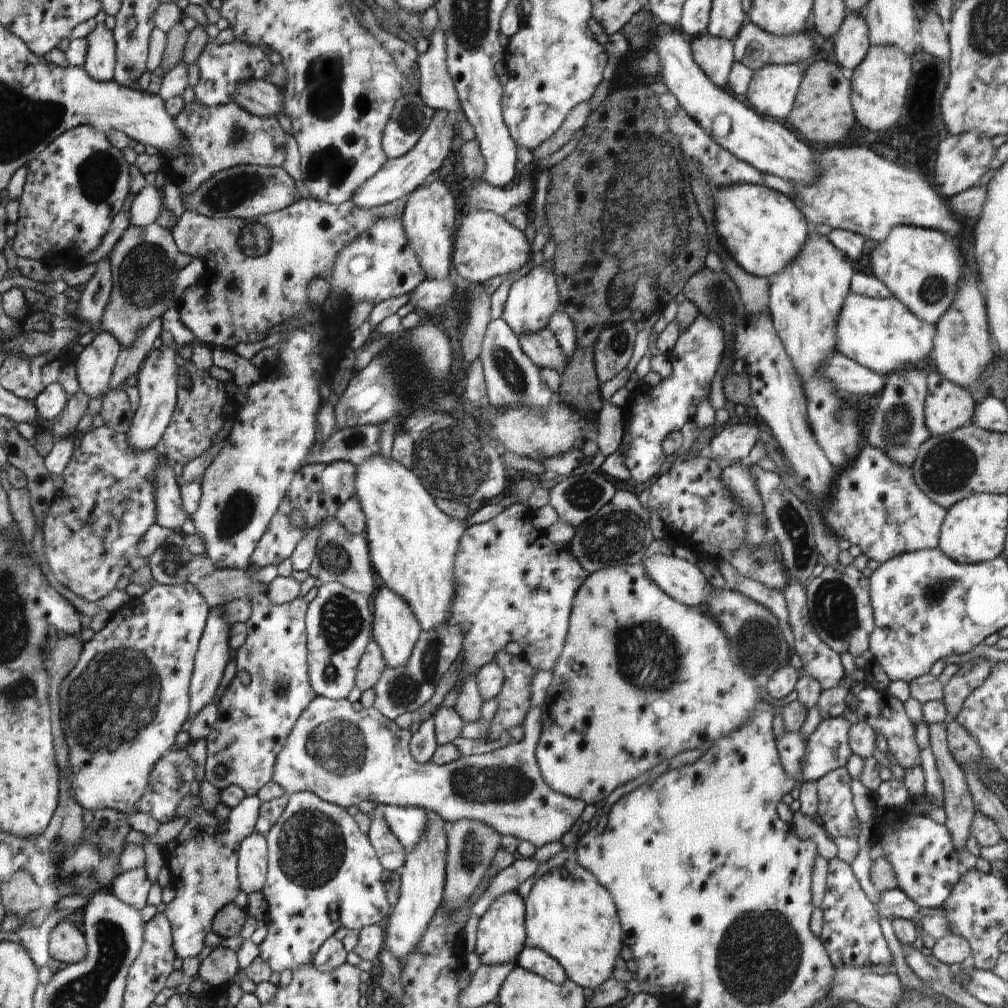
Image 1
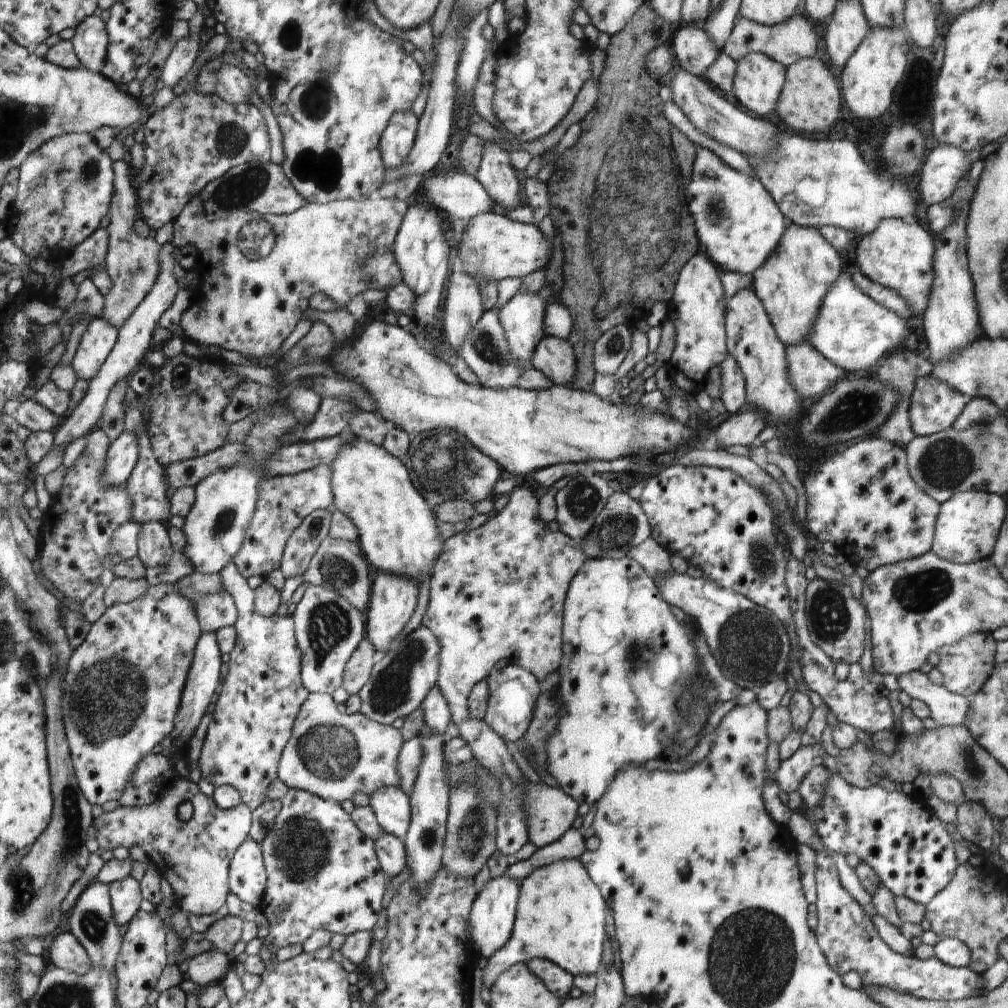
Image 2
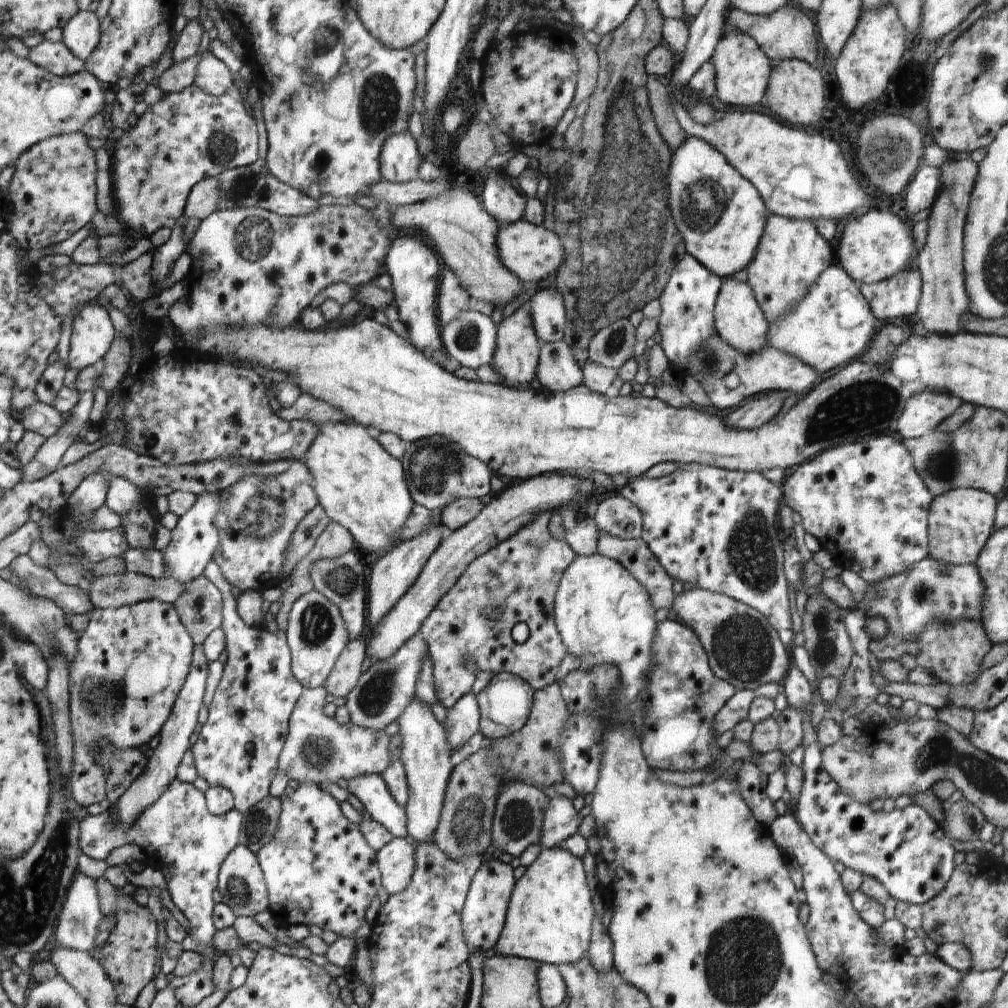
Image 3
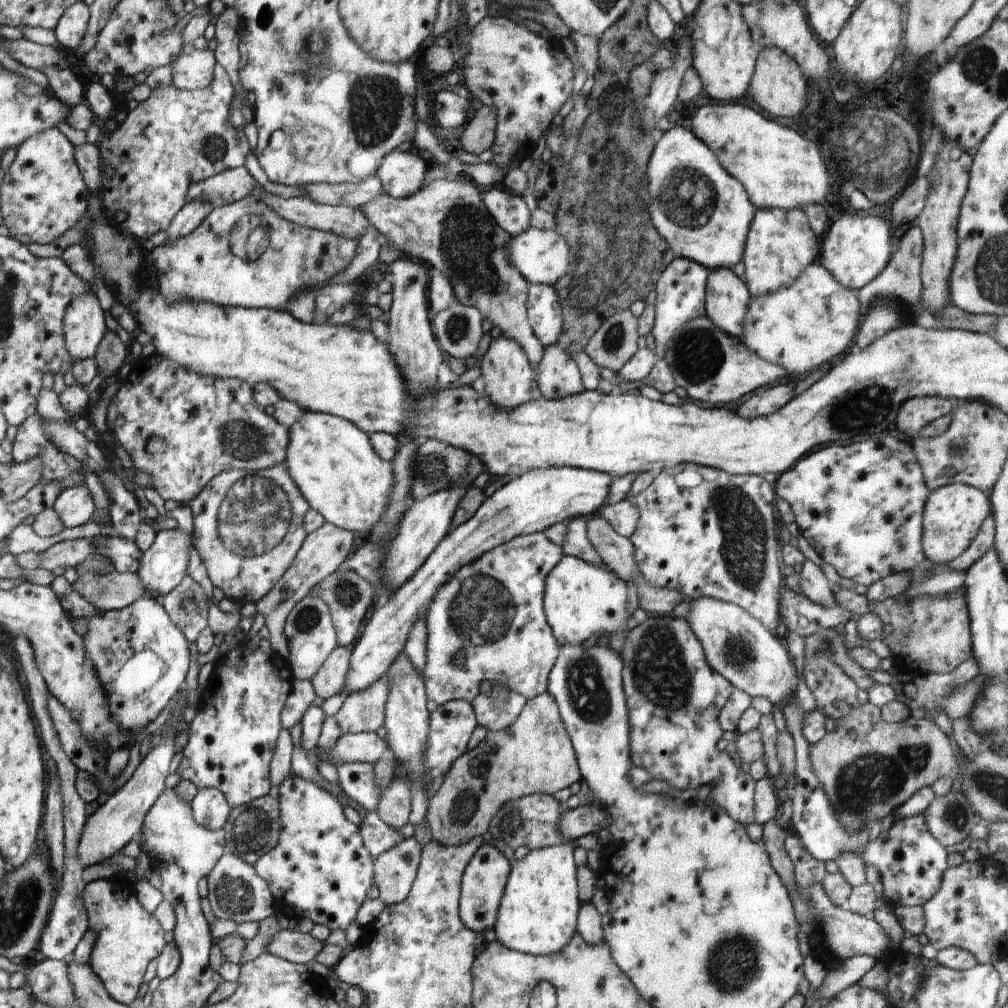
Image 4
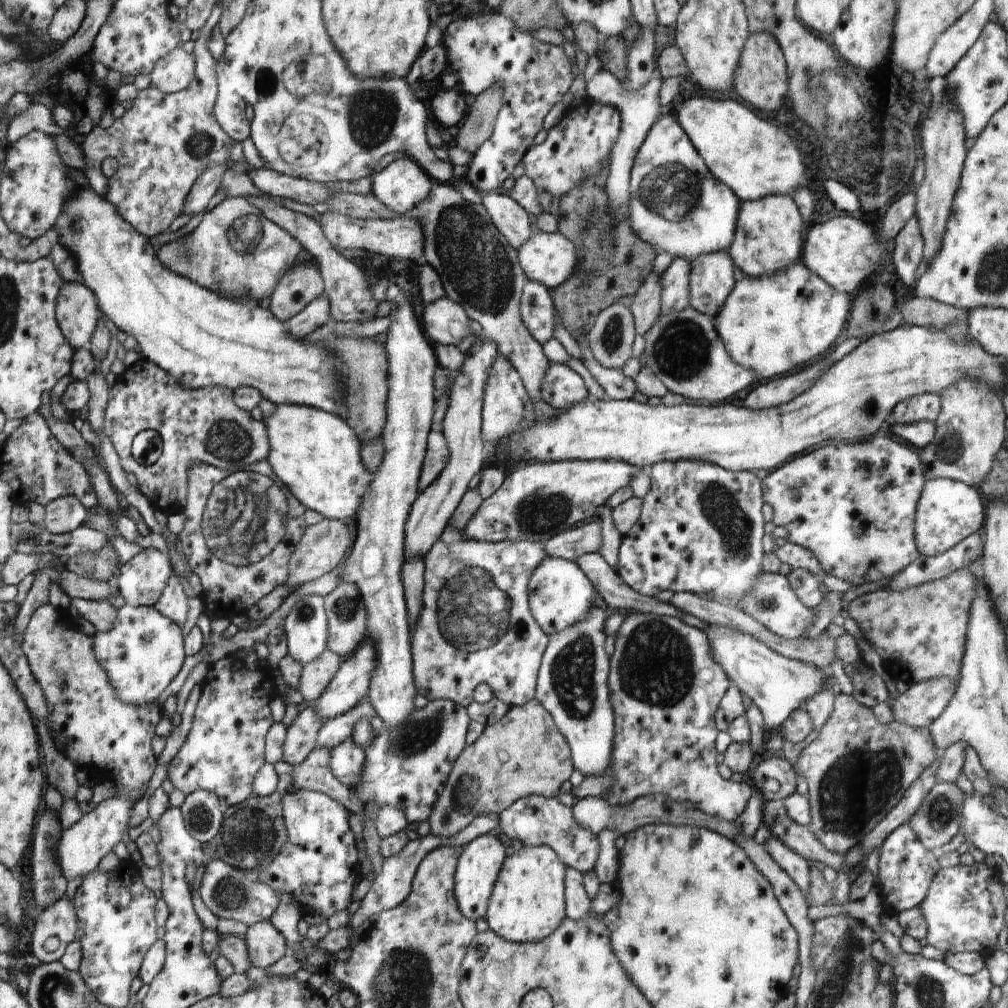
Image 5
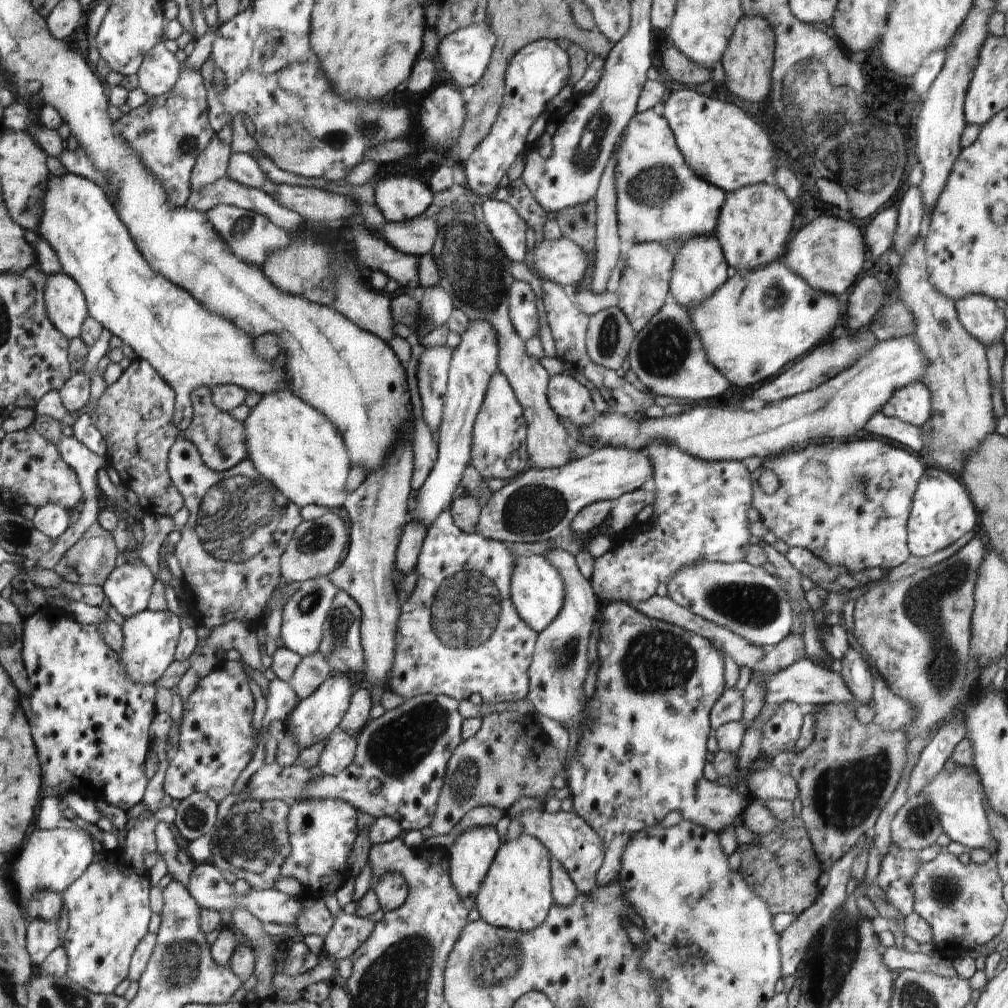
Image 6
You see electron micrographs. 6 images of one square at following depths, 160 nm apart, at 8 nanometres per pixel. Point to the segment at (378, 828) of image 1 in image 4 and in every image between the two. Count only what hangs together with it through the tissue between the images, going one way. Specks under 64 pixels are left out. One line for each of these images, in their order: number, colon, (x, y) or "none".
2: (391, 855)
3: (396, 859)
4: (395, 869)

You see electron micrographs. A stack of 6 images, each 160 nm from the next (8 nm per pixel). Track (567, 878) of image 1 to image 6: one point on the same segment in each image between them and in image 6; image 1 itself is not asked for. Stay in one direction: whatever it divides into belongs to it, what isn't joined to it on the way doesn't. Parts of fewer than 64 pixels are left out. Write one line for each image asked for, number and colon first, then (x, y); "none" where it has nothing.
2: (561, 917)
3: (550, 920)
4: (539, 914)
5: (529, 902)
6: (518, 896)

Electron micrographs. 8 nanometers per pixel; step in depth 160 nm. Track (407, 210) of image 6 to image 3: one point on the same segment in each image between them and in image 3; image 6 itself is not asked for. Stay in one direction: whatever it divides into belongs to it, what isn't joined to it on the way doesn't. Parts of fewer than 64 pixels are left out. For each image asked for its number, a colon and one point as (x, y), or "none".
3: (399, 160)
4: (402, 174)
5: (402, 185)

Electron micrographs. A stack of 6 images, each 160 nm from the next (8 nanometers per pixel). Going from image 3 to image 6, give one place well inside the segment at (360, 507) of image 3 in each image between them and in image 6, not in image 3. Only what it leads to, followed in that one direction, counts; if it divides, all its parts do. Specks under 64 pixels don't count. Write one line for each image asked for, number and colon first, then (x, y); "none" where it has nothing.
4: (332, 461)
5: (317, 454)
6: (293, 445)

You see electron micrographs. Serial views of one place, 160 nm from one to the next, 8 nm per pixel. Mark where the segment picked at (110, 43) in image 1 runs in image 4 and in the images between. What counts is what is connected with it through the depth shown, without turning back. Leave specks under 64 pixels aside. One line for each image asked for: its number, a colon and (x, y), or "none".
2: (90, 42)
3: (82, 34)
4: (72, 26)

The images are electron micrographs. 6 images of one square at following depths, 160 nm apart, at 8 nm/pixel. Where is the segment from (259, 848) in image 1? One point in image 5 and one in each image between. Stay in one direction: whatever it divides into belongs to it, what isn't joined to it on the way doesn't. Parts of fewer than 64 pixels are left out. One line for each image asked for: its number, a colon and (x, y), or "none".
2: (248, 878)
3: (242, 885)
4: (236, 891)
5: (228, 892)

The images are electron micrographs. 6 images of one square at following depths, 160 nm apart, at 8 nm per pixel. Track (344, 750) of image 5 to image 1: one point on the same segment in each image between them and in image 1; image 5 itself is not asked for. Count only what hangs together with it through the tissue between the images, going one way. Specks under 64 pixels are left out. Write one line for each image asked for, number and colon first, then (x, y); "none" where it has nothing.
1: (409, 824)
2: (391, 806)
3: (369, 791)
4: (357, 780)

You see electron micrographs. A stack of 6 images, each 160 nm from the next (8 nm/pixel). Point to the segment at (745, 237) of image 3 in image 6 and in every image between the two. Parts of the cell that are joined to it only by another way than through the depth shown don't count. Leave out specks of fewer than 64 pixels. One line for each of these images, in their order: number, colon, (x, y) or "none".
4: (704, 213)
5: (676, 204)
6: (658, 196)

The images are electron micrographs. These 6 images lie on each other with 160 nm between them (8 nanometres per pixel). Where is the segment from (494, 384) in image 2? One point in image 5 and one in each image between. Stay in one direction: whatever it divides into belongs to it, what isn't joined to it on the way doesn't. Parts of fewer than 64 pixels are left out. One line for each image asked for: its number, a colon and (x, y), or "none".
3: (471, 337)
4: (459, 327)
5: (445, 320)

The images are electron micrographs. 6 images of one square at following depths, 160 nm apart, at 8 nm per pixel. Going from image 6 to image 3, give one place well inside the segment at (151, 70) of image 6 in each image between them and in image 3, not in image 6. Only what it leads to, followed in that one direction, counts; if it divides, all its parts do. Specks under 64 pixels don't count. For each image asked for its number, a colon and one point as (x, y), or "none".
3: (212, 76)
4: (191, 71)
5: (174, 72)

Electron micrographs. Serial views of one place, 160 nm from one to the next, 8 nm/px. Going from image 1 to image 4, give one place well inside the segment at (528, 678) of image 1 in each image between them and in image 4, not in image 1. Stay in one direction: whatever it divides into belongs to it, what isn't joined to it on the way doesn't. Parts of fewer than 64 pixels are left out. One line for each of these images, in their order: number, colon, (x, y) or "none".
2: (513, 692)
3: (505, 703)
4: (495, 711)

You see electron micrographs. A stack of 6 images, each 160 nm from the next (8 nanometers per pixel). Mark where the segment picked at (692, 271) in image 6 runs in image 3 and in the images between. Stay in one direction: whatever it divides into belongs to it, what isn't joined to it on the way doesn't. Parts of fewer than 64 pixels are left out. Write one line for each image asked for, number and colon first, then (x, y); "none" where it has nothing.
3: (741, 322)
4: (727, 297)
5: (711, 279)

